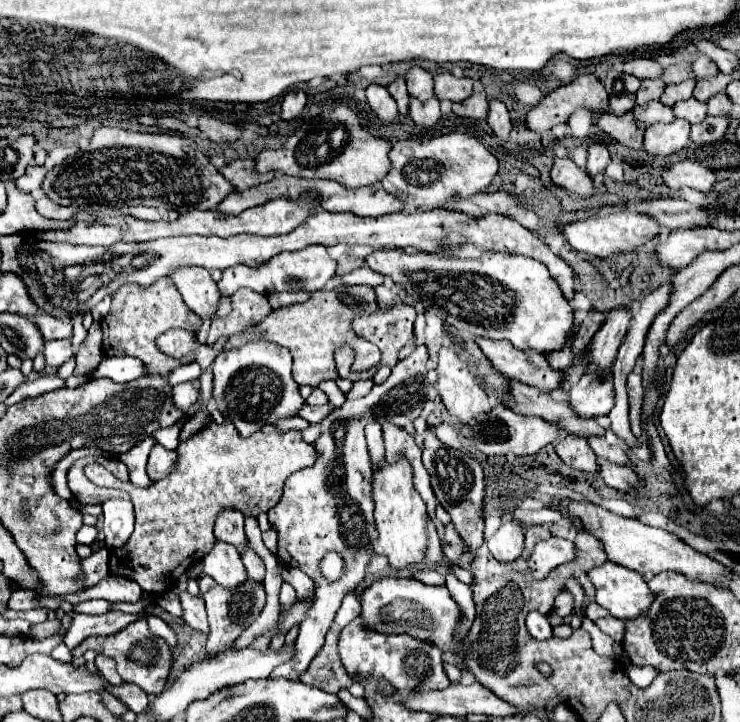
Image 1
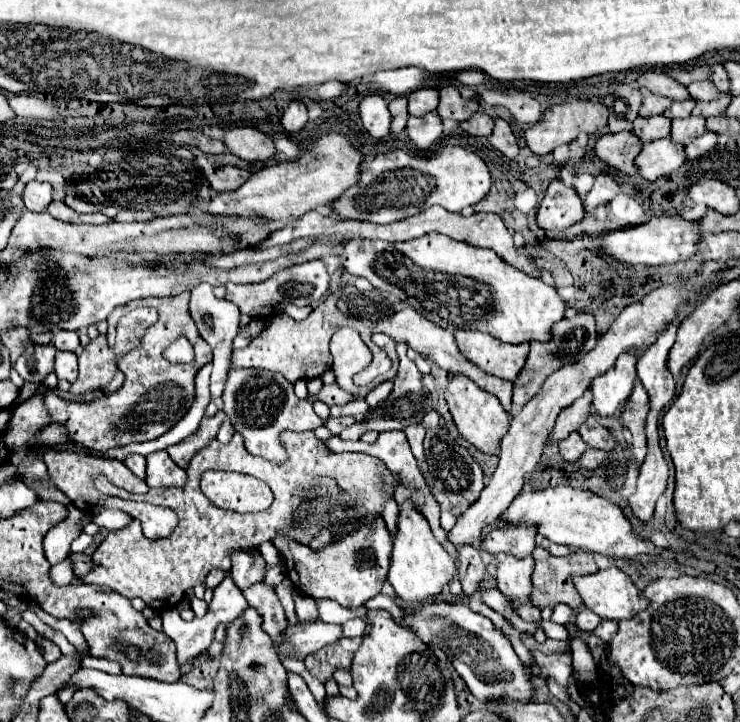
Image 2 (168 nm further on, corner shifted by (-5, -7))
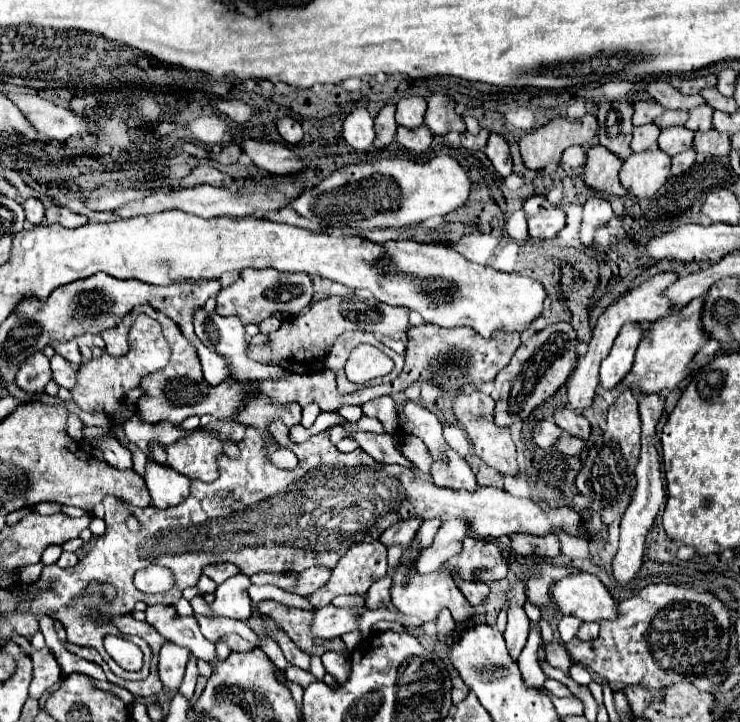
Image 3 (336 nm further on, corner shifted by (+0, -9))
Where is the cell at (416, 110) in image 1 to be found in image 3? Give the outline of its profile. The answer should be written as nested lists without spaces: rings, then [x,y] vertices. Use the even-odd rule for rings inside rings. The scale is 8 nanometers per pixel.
[[[426,125],[422,127],[416,127],[416,129],[404,129],[404,127],[398,127],[398,133],[396,133],[396,141],[410,149],[410,151],[416,151],[416,153],[422,153],[430,147],[432,143],[432,133]]]

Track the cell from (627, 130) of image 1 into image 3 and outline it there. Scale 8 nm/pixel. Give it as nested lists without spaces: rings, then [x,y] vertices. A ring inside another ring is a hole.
[[[602,145],[590,147],[582,181],[586,183],[586,187],[594,191],[604,191],[616,197],[624,197],[626,193],[618,181],[620,165],[622,165],[620,157],[616,157],[614,153],[608,153],[608,149],[604,149]]]

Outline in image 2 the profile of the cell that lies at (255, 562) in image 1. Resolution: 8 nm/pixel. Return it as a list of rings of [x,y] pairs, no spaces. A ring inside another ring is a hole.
[[[259,581],[259,583],[253,583],[249,589],[245,589],[243,593],[245,593],[247,603],[261,613],[263,627],[269,633],[269,637],[277,639],[277,635],[281,635],[281,631],[287,627],[287,619],[285,619],[285,613],[277,599],[275,589]]]

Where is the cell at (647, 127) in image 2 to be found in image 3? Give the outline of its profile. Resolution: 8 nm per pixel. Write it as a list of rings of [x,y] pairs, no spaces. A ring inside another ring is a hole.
[[[648,123],[648,125],[640,125],[640,127],[634,127],[634,133],[632,133],[632,143],[630,143],[630,149],[634,153],[642,153],[646,149],[652,149],[656,145],[656,139],[660,135],[660,129],[654,125],[654,123]]]

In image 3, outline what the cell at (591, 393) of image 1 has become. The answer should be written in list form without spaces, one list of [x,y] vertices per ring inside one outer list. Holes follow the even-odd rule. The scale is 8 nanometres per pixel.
[[[640,323],[622,325],[610,355],[602,361],[602,367],[600,367],[600,385],[604,389],[614,389],[630,373],[640,339],[642,339]]]

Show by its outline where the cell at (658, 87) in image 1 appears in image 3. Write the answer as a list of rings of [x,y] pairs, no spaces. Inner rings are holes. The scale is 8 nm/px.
[[[640,101],[634,105],[634,117],[632,123],[634,125],[646,125],[652,123],[656,117],[660,117],[664,113],[662,105],[658,103],[650,103],[650,101]]]

